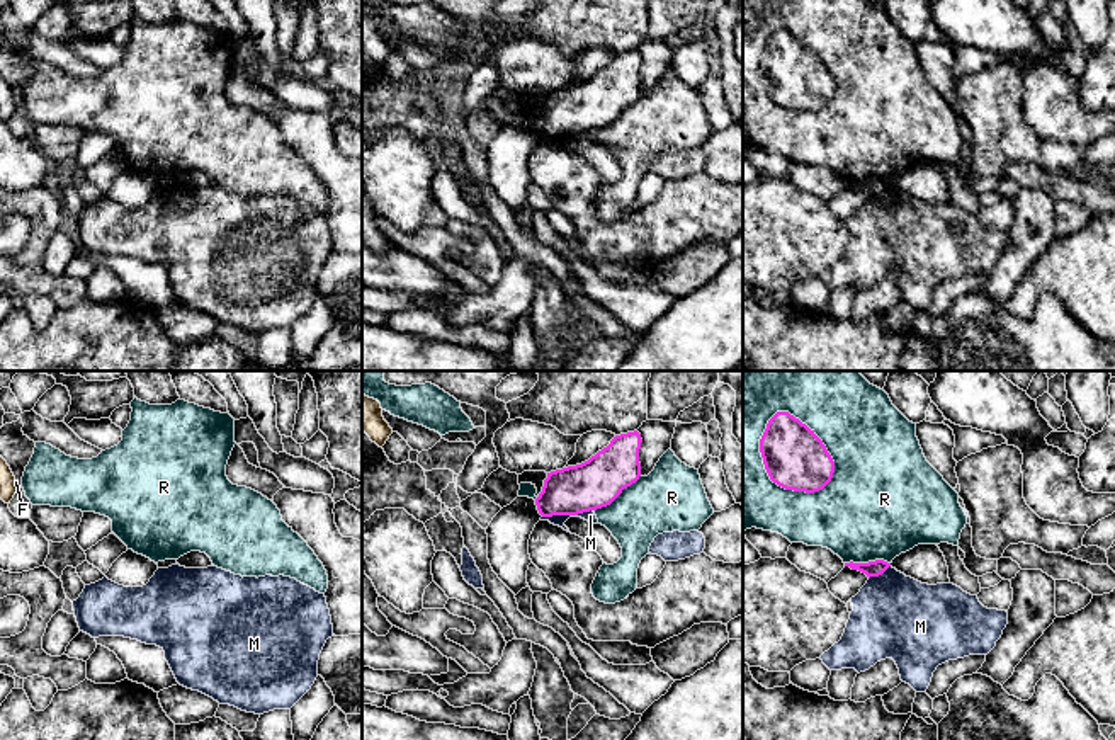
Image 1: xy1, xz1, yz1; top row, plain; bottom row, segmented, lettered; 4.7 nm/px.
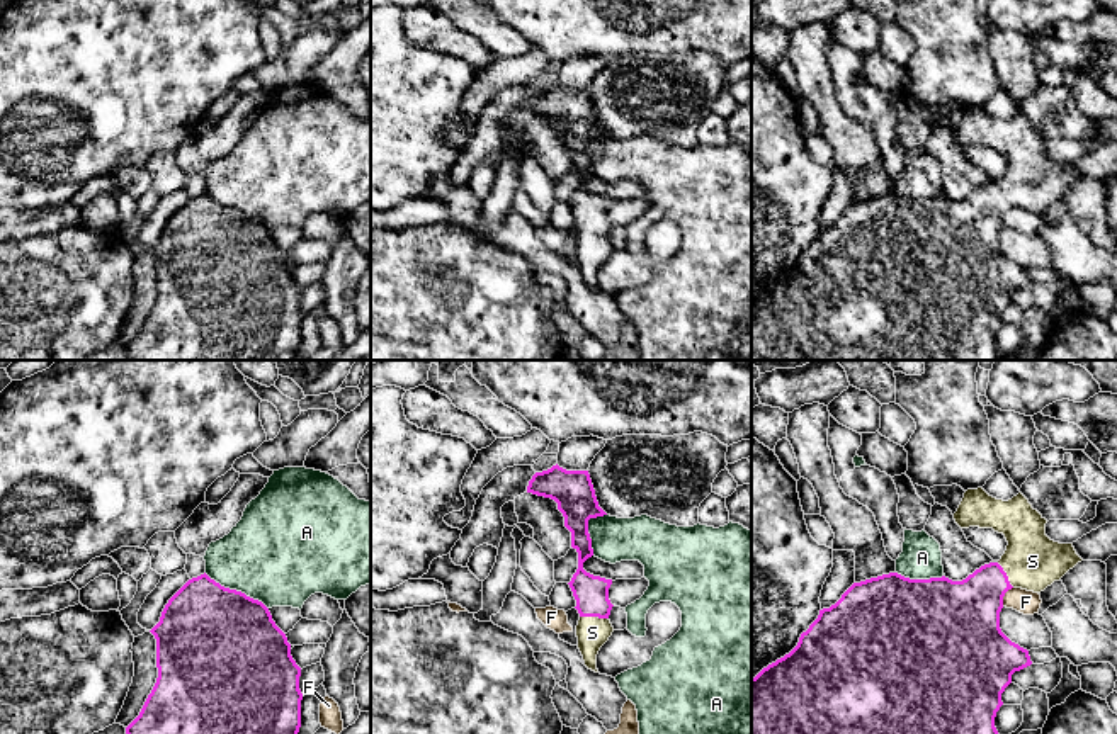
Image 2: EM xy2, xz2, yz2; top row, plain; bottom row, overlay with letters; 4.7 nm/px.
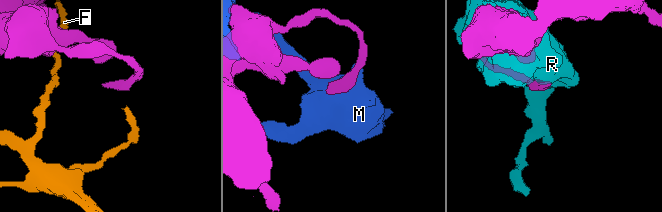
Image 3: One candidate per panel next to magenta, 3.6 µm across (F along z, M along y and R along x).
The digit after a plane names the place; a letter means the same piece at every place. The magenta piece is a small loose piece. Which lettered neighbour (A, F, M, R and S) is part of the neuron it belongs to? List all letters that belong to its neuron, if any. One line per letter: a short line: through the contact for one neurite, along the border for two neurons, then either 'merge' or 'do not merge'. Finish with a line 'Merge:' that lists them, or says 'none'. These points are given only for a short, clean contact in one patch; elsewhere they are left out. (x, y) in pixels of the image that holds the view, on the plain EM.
A: line xy2 (204, 192), (225, 206), (257, 218), (267, 228); do not merge
F: line yz2 (1012, 206), (1005, 213), (1002, 225); do not merge
M: do not merge
R: do not merge
S: line xz2 (590, 211), (594, 235), (592, 252); merge
Merge: S

